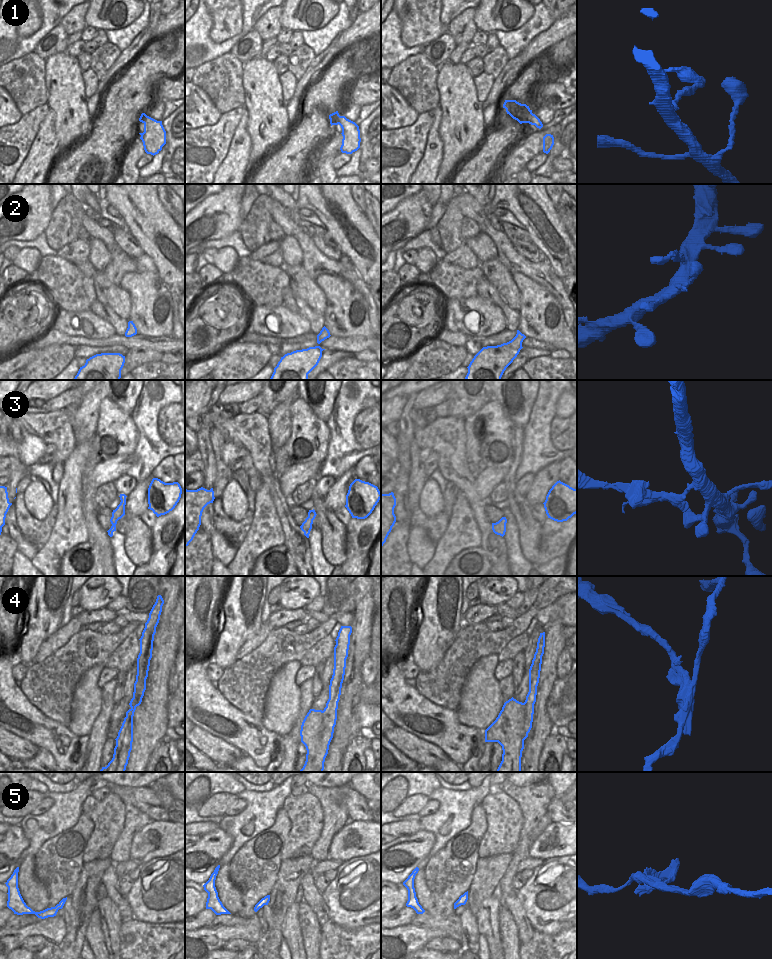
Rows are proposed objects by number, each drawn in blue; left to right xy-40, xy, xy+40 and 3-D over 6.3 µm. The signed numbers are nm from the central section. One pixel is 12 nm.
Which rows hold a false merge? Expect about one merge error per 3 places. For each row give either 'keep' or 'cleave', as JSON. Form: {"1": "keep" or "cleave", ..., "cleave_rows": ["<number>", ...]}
{"1": "keep", "2": "keep", "3": "cleave", "4": "cleave", "5": "cleave", "cleave_rows": ["3", "4", "5"]}

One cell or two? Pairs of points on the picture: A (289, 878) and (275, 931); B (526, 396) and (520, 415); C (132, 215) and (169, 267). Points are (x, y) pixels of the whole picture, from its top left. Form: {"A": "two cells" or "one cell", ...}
{"A": "one cell", "B": "one cell", "C": "one cell"}

